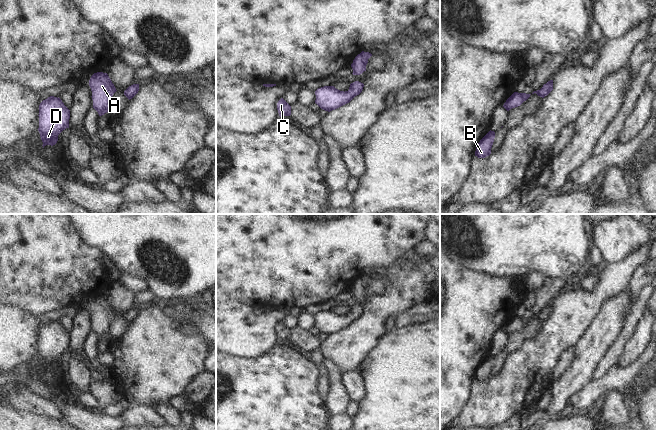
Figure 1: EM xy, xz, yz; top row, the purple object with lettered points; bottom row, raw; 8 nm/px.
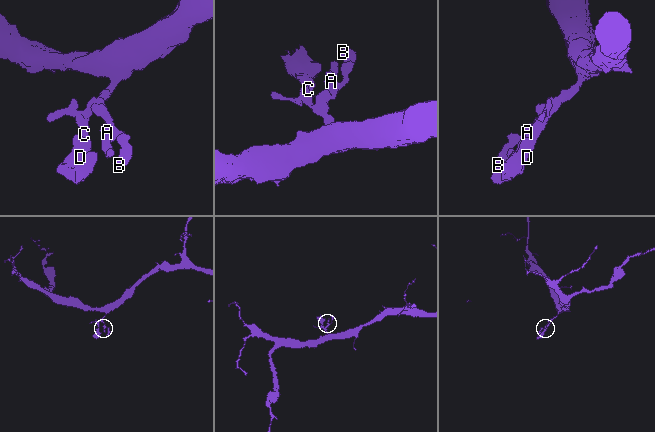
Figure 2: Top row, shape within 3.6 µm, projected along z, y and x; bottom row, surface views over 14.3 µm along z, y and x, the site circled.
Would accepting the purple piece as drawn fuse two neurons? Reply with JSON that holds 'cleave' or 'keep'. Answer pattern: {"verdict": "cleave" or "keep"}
{"verdict": "keep"}

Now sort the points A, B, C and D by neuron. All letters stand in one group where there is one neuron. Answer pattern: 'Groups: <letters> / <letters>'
Groups: A B C D.

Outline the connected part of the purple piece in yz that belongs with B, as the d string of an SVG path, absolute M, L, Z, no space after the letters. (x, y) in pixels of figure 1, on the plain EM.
M489 355L476 369L475 380L485 382L491 378L491 372L494 366L495 356Z

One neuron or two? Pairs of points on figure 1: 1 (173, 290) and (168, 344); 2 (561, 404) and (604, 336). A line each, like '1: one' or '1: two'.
1: two
2: one

